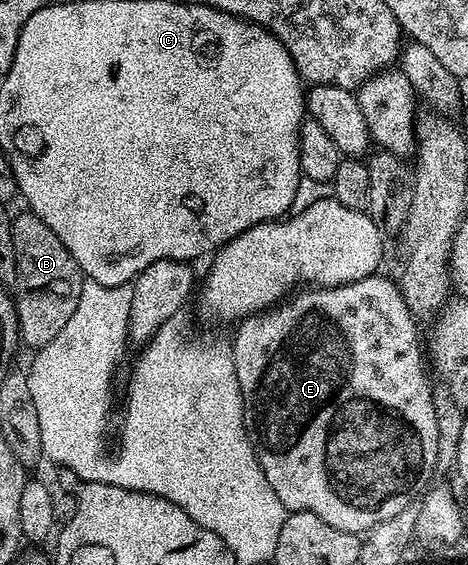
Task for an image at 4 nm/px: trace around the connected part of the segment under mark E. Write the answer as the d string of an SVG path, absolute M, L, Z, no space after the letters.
M381 275L359 278L355 282L340 284L334 288L313 286L308 290L298 291L264 312L244 317L238 323L241 325L238 326L233 340L231 339L233 365L245 403L245 426L249 429L253 446L257 450L257 460L261 464L263 474L267 482L271 482L271 490L275 490L279 502L283 502L289 512L319 514L319 518L323 518L323 522L329 523L330 526L358 534L368 533L370 528L387 518L395 518L399 510L410 507L430 487L429 479L437 472L439 450L439 429L435 426L433 401L435 388L434 385L429 385L429 380L425 377L427 364L423 359L422 341L421 344L417 341L418 321L407 306L400 287Z

